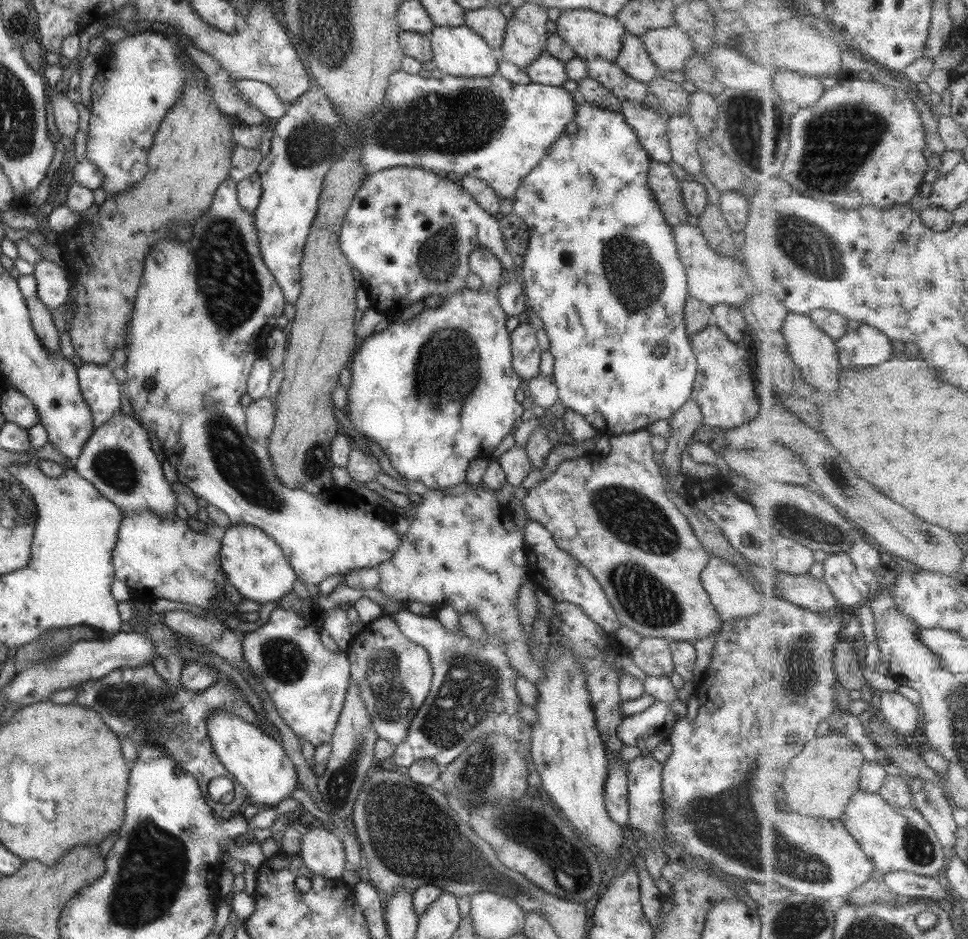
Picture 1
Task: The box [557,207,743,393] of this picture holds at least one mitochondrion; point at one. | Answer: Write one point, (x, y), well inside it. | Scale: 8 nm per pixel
(637, 281)

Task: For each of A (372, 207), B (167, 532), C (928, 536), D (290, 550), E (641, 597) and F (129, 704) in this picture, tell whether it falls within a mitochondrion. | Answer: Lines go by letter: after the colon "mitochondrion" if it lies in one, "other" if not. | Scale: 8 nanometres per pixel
A: other
B: other
C: mitochondrion
D: other
E: mitochondrion
F: mitochondrion

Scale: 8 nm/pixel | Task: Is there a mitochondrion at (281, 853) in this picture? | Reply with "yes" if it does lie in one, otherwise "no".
no

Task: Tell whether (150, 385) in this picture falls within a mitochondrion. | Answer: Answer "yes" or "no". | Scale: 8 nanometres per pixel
no

